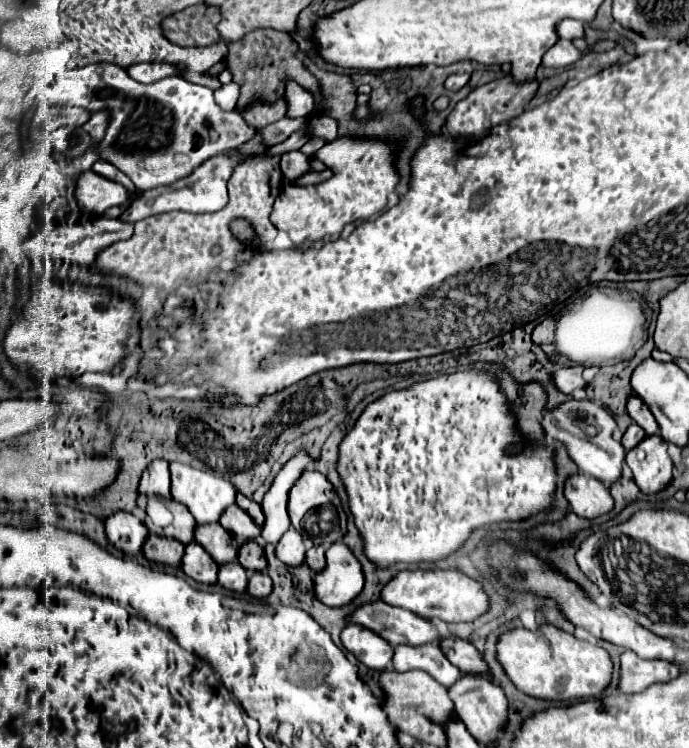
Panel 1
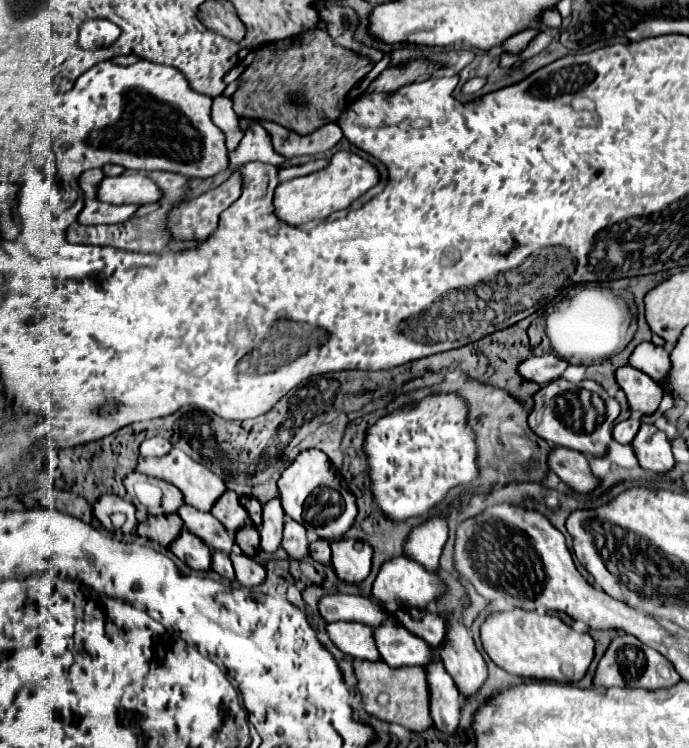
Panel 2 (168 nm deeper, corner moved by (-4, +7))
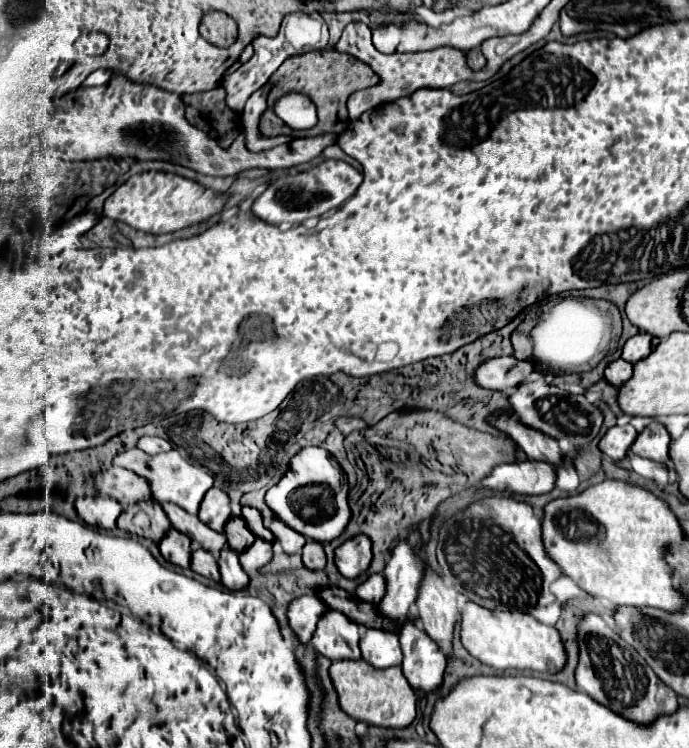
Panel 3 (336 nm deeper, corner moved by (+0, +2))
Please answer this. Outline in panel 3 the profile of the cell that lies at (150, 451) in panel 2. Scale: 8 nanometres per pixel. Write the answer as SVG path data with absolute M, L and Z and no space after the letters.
M142 437L138 441L138 447L144 453L148 453L148 455L156 455L156 453L164 453L164 451L170 451L172 449L170 443L164 441L164 439L160 439L160 437Z

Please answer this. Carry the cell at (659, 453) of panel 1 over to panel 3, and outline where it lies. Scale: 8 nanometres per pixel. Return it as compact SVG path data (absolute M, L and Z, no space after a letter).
M652 421L632 443L632 453L650 461L666 463L668 461L670 435L658 421Z

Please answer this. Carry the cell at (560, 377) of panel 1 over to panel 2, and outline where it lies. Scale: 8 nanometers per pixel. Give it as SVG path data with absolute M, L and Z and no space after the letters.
M546 354L546 356L524 358L518 366L518 372L520 372L520 376L524 376L524 380L532 380L542 386L542 384L548 384L550 380L558 378L566 368L568 368L566 360L560 360L554 354Z

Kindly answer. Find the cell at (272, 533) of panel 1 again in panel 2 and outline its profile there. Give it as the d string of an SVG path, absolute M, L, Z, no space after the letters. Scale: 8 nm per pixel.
M270 500L264 506L262 526L260 526L260 548L268 554L274 554L282 542L282 524L284 524L284 510L280 500Z

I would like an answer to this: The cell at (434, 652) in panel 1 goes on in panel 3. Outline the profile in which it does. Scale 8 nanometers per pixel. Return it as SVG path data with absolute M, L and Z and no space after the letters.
M362 629L360 635L360 651L362 659L374 665L376 669L402 665L402 649L396 633L386 633L380 629Z

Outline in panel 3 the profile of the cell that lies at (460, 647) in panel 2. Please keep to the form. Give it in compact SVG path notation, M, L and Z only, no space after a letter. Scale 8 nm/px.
M428 569L416 605L420 609L422 629L448 659L454 657L452 641L454 641L454 627L458 621L456 591L448 587L442 581L442 577L438 577L432 569Z

